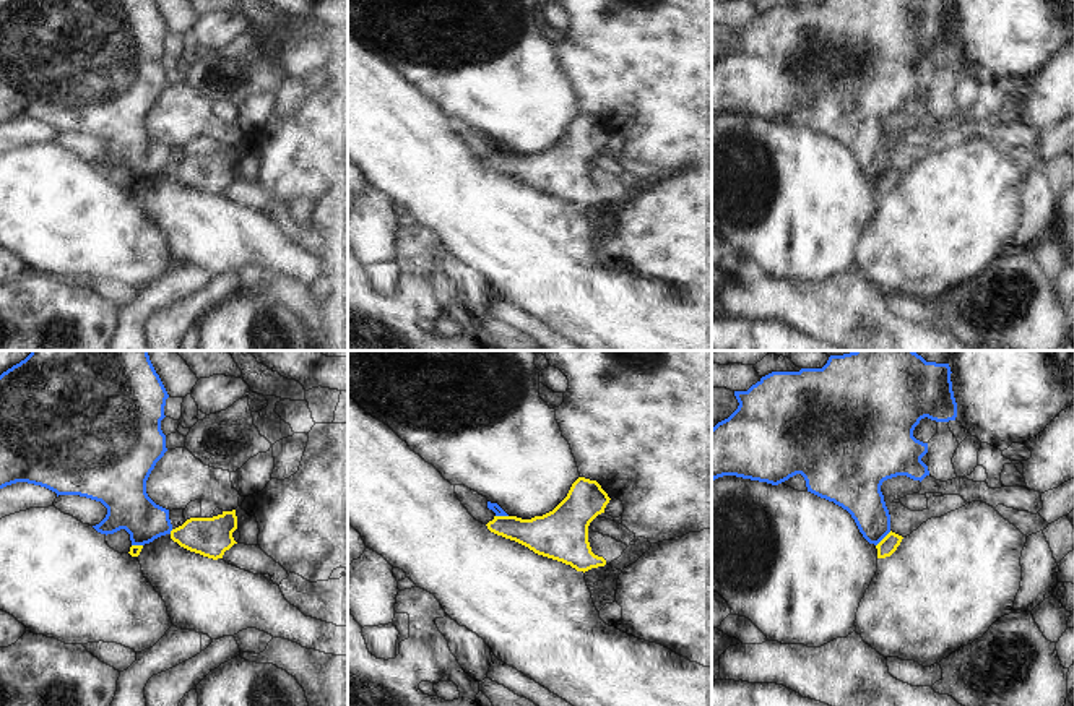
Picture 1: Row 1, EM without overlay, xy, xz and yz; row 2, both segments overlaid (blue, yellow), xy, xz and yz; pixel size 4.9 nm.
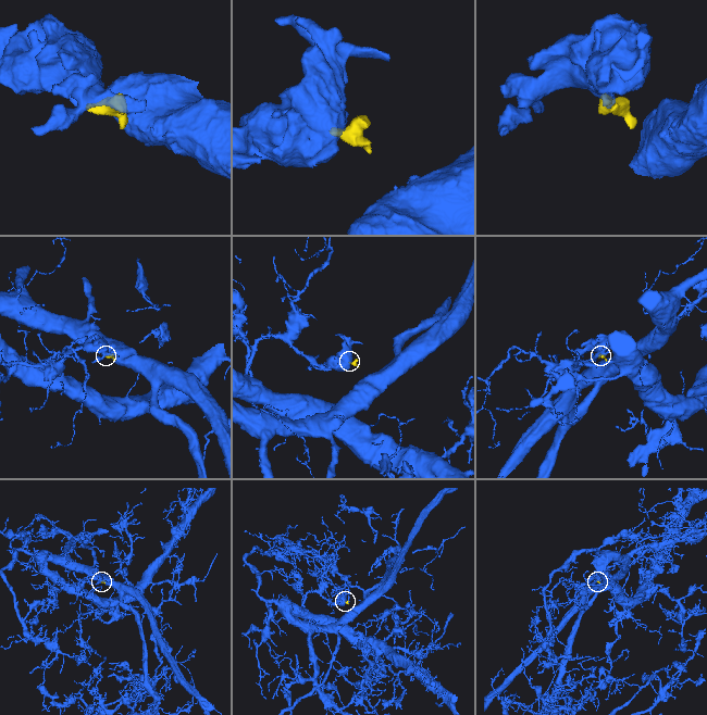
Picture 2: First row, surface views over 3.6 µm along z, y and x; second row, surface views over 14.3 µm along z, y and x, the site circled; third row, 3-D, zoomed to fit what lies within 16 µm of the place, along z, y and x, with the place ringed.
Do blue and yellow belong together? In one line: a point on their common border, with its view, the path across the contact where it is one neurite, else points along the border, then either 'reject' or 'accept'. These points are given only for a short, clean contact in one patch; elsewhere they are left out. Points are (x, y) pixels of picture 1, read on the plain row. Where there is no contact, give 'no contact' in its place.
yz (883, 174) | along yz (891, 167), (876, 182) | reject

